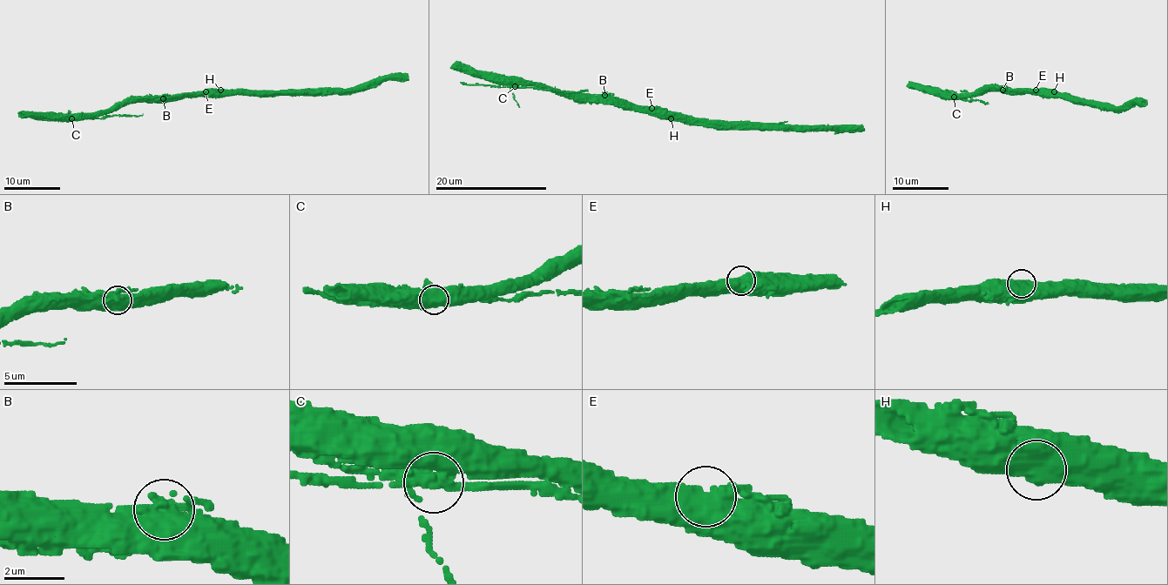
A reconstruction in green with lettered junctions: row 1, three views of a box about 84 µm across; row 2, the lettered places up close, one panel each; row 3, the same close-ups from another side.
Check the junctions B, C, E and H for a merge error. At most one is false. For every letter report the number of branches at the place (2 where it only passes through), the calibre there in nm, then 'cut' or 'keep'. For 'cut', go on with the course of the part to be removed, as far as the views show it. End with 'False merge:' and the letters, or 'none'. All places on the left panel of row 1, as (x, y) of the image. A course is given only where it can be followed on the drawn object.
B: 2 branches meet; 480 nm thick; keep
C: 2 branches meet; 500 nm thick; cut; foreign part runs (71, 118), (143, 114)
E: 1 branches meet; 850 nm thick; keep
H: 1 branches meet; 700 nm thick; keep
False merge: C

